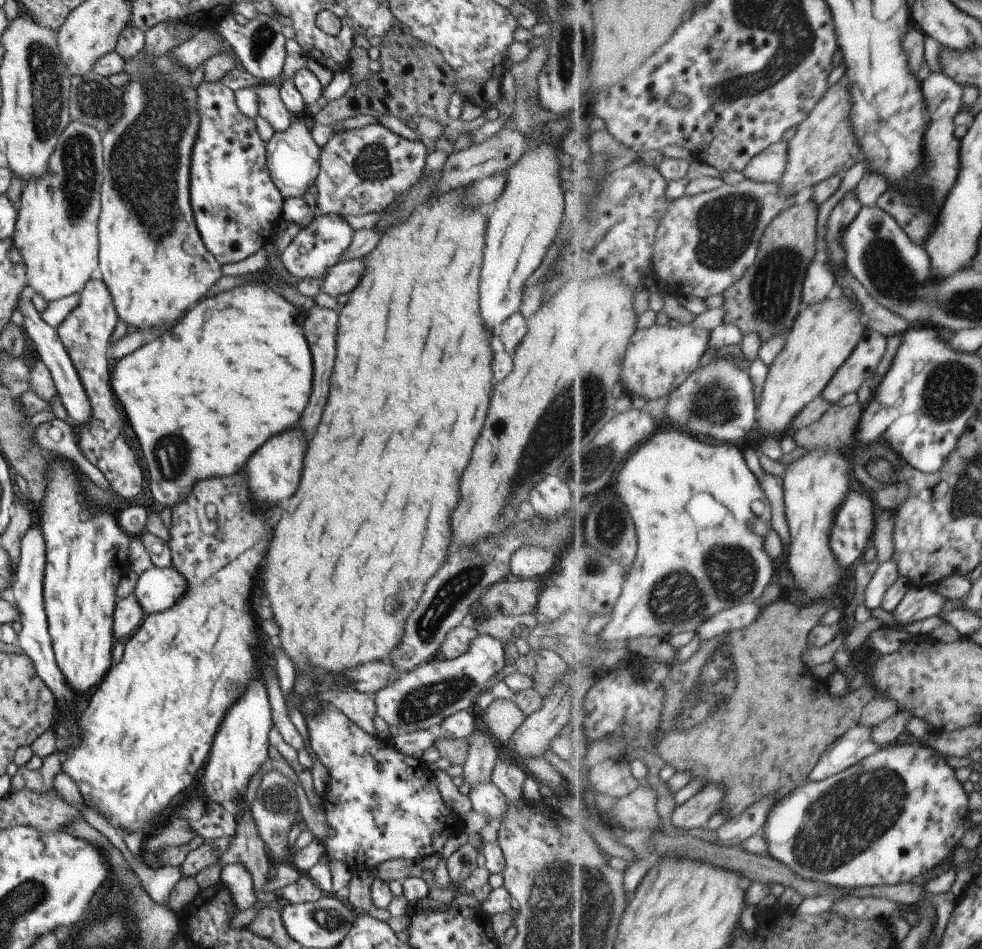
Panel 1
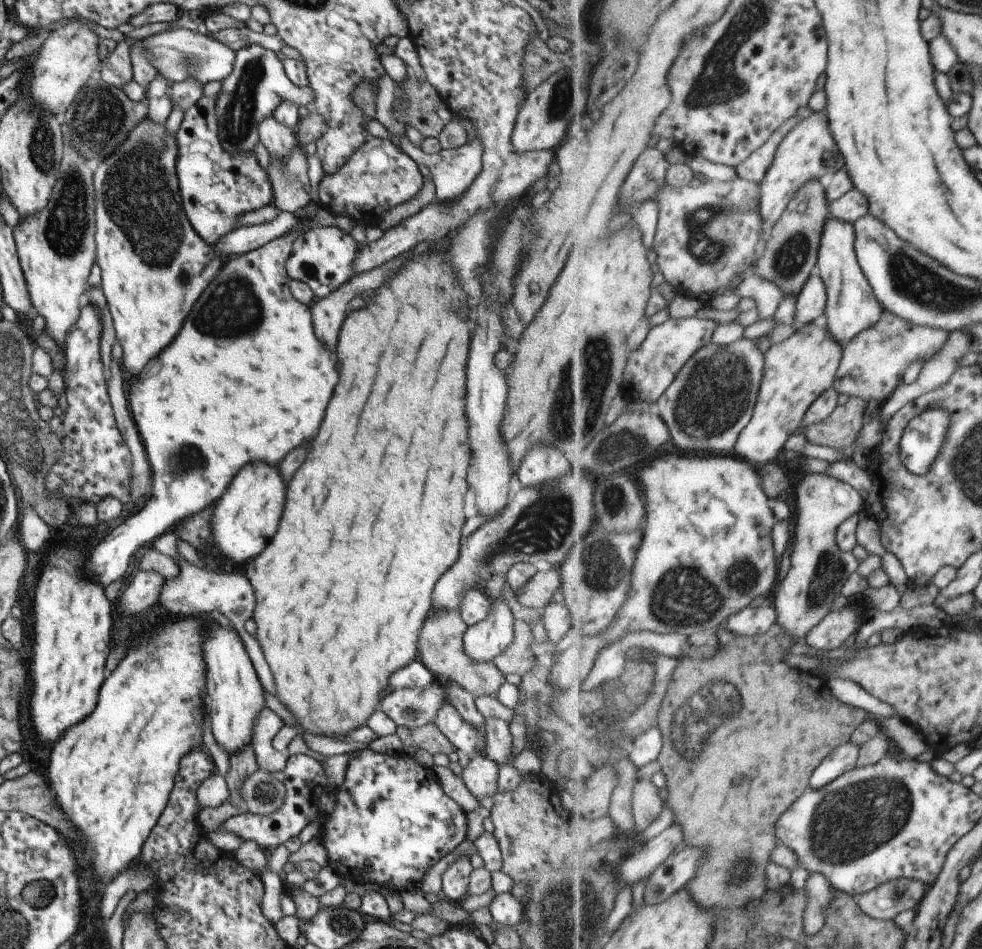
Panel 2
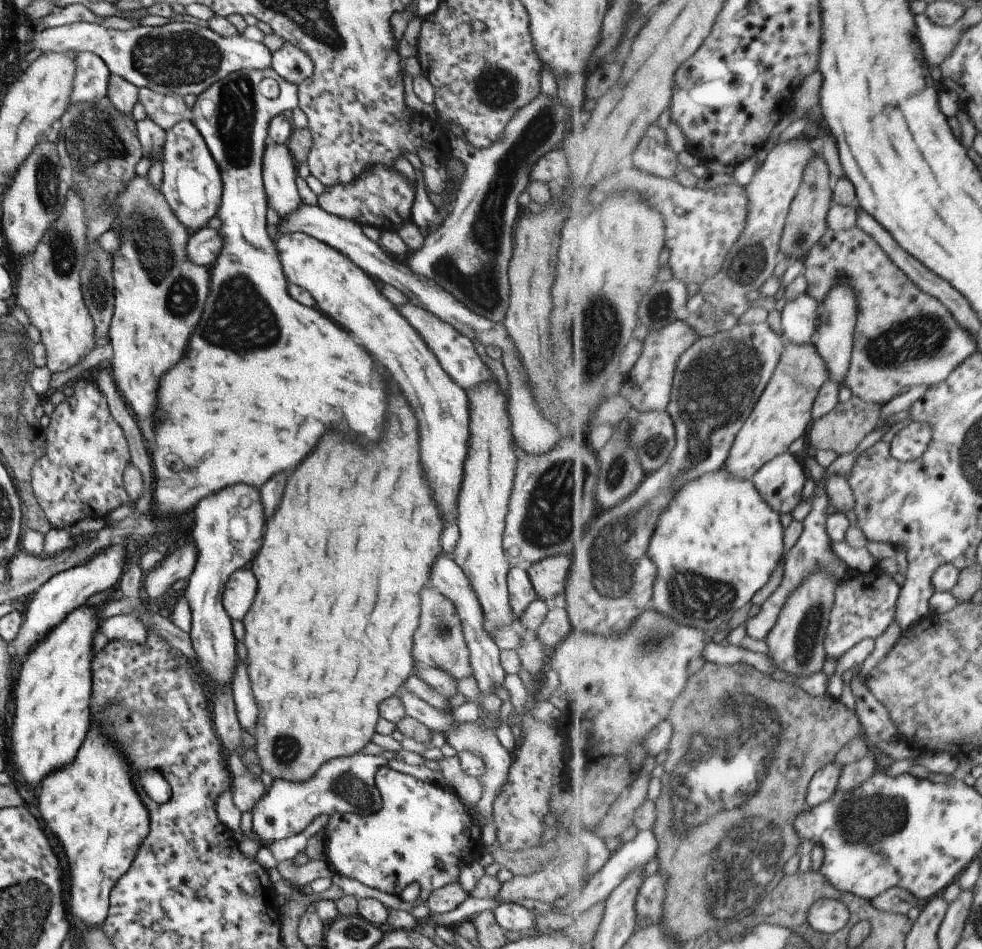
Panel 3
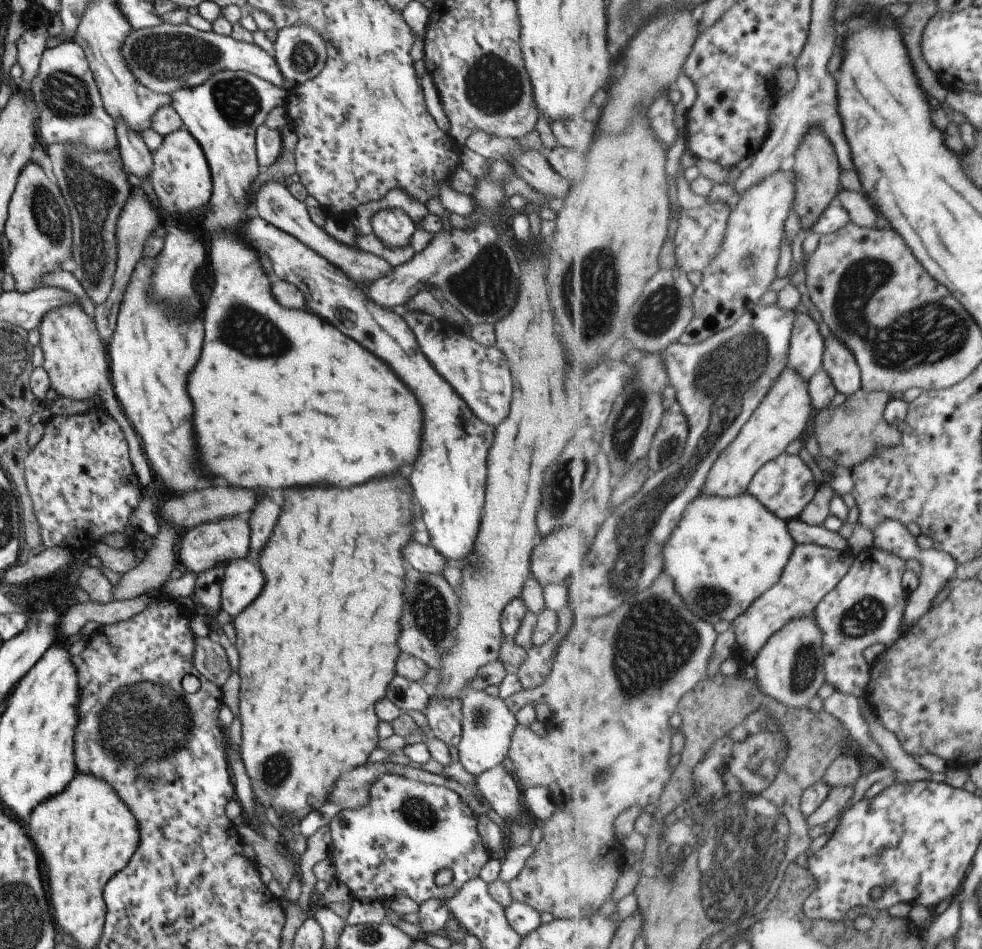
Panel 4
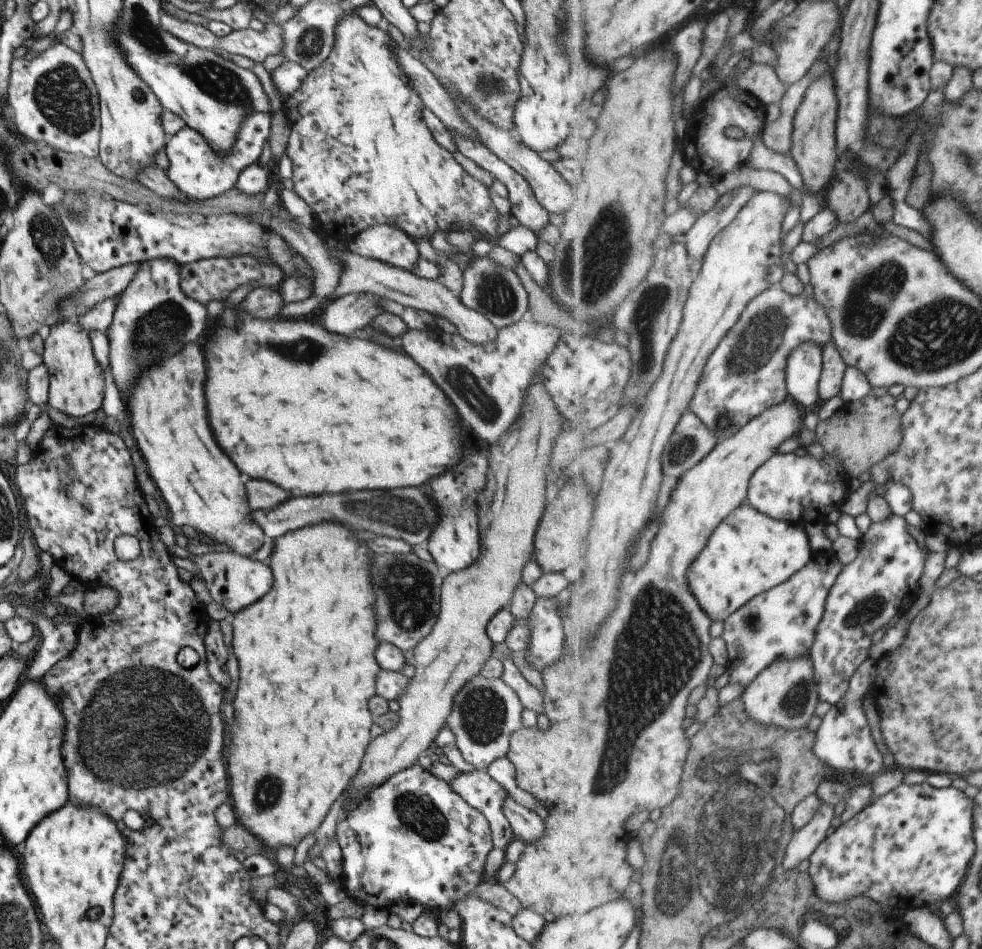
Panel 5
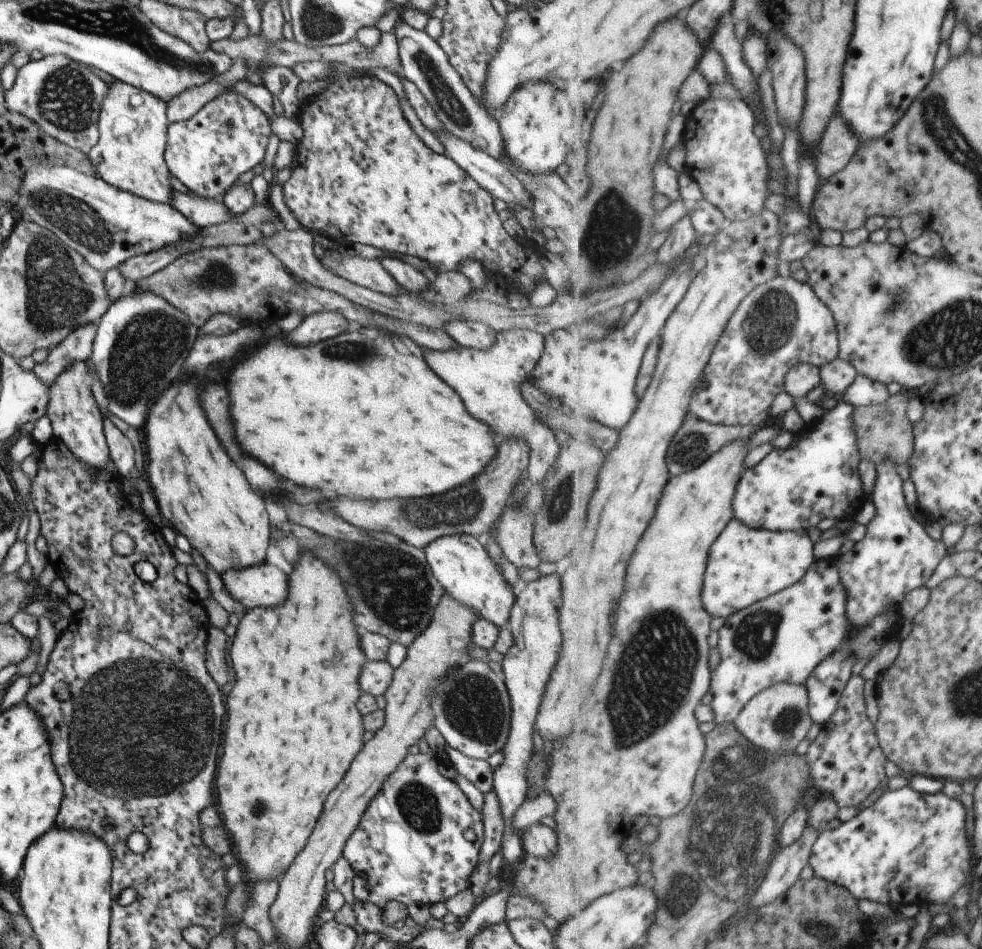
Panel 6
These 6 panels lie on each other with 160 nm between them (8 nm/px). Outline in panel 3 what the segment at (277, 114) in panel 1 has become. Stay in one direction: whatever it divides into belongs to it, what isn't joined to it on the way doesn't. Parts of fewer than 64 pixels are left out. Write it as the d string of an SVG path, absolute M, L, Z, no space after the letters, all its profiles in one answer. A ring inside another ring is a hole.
M266 143L262 152L261 176L266 202L279 216L296 211L302 200L295 183L297 165L286 143Z

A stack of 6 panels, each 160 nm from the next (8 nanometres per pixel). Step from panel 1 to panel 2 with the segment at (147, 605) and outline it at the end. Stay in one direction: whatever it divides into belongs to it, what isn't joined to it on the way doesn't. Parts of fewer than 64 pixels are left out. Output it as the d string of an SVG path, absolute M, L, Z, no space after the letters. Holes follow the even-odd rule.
M166 530L152 541L152 548L157 552L167 555L168 557L171 556L171 558L173 557L175 560L179 561L179 576L177 576L177 578L173 577L171 580L164 580L159 589L158 600L159 604L161 604L161 608L163 608L165 612L169 612L169 614L179 614L179 616L191 616L191 614L193 614L193 616L201 616L203 612L209 612L209 610L215 610L215 608L217 608L219 612L223 612L223 614L233 622L233 627L242 640L259 682L268 693L275 694L272 675L258 643L246 633L243 628L245 620L251 616L251 612L253 612L253 608L255 608L255 598L253 598L253 590L251 590L249 582L247 582L241 574L219 572L219 574L215 576L215 572L211 572L211 570L199 570L199 568L191 566L189 562L177 558L175 546L177 538L173 530Z

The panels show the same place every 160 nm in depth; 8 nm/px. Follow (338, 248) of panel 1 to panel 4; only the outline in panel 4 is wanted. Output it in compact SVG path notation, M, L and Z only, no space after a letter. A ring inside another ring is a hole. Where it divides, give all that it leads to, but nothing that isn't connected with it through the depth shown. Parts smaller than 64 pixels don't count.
M254 213L244 223L242 237L258 250L258 254L267 254L275 280L297 287L313 314L333 324L341 334L353 338L379 360L385 360L395 376L417 398L423 414L423 426L421 446L409 474L409 484L421 510L423 524L429 532L431 546L453 564L461 562L473 552L476 541L479 510L483 506L485 456L495 430L483 424L433 370L421 354L402 315L395 314L393 309L381 308L381 305L368 299L363 285L351 280L340 268L294 236L275 228Z

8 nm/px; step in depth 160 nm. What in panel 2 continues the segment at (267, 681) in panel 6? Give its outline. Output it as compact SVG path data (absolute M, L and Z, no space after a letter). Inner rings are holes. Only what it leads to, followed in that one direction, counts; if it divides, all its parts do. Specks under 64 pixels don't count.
M439 248L413 256L411 262L399 266L391 274L391 278L373 292L371 302L367 302L359 310L349 312L343 318L335 348L339 380L333 388L333 396L329 398L325 416L305 460L289 480L289 492L277 532L273 534L269 544L249 562L249 566L245 566L245 578L253 586L255 594L255 638L265 656L265 662L271 668L277 696L281 696L281 702L297 718L297 722L315 735L336 740L339 734L347 734L350 730L365 725L366 718L377 708L380 692L387 688L391 672L417 659L418 634L424 624L424 617L430 610L431 588L458 555L459 530L463 526L463 496L467 492L465 472L469 466L467 420L463 410L469 326L461 316L457 316L457 308L463 308L465 302L467 296L453 278L453 266L445 264L443 248Z

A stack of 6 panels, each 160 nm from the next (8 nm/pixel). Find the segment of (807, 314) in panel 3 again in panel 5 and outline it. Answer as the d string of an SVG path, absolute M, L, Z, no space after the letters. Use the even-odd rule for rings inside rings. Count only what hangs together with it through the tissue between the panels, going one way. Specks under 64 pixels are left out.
M802 342L788 358L788 394L802 408L813 407L820 398L819 381L824 369L824 348L816 342Z

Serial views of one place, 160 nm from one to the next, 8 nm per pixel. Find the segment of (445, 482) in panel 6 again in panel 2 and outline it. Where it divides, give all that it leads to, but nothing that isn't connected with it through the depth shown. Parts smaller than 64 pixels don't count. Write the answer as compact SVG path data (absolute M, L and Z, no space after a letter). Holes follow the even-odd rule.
M249 44L234 52L232 71L224 78L221 90L214 98L220 143L228 155L242 155L253 151L258 140L257 124L262 118L271 115L277 103L293 101L297 106L305 106L314 100L309 87L296 87L285 76L282 62L272 50L260 44ZM319 208L312 214L310 224L307 214L291 230L263 246L224 259L215 278L197 298L193 312L185 316L185 322L169 348L151 358L139 376L135 375L131 382L126 383L128 409L133 414L151 470L150 492L140 510L123 518L115 530L90 548L84 569L94 583L104 588L115 580L121 580L127 564L133 560L135 550L147 546L149 541L166 530L171 530L185 514L205 508L213 498L217 500L241 466L255 460L277 464L289 452L289 448L299 446L313 436L337 382L337 370L335 360L323 352L311 332L310 310L291 294L284 264L298 234L313 227L330 226L349 233L353 223L365 229L366 222L357 222Z

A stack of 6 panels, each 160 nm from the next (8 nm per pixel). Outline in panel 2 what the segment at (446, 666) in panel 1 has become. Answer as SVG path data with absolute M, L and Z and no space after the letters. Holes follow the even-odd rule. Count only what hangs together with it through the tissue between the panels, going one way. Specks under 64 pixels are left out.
M503 574L486 577L480 589L491 600L489 614L478 623L464 630L463 650L472 660L480 663L491 662L513 638L512 615L501 599ZM433 678L424 689L411 687L393 689L381 697L377 708L381 709L396 726L414 729L431 723L437 711L446 702L443 680Z

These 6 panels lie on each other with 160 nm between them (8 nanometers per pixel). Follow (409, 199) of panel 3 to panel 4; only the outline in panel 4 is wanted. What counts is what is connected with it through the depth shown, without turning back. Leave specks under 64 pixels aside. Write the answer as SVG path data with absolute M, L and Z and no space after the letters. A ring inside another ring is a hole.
M379 209L370 217L372 233L390 247L409 245L416 225L401 209Z

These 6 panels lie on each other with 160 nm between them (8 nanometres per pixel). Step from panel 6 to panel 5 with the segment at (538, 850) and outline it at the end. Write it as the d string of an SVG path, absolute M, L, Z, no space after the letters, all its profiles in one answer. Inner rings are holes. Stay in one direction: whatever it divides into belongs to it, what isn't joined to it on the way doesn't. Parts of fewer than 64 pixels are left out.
M505 795L502 811L508 820L514 839L521 840L525 844L533 843L543 834L544 820L511 796Z

